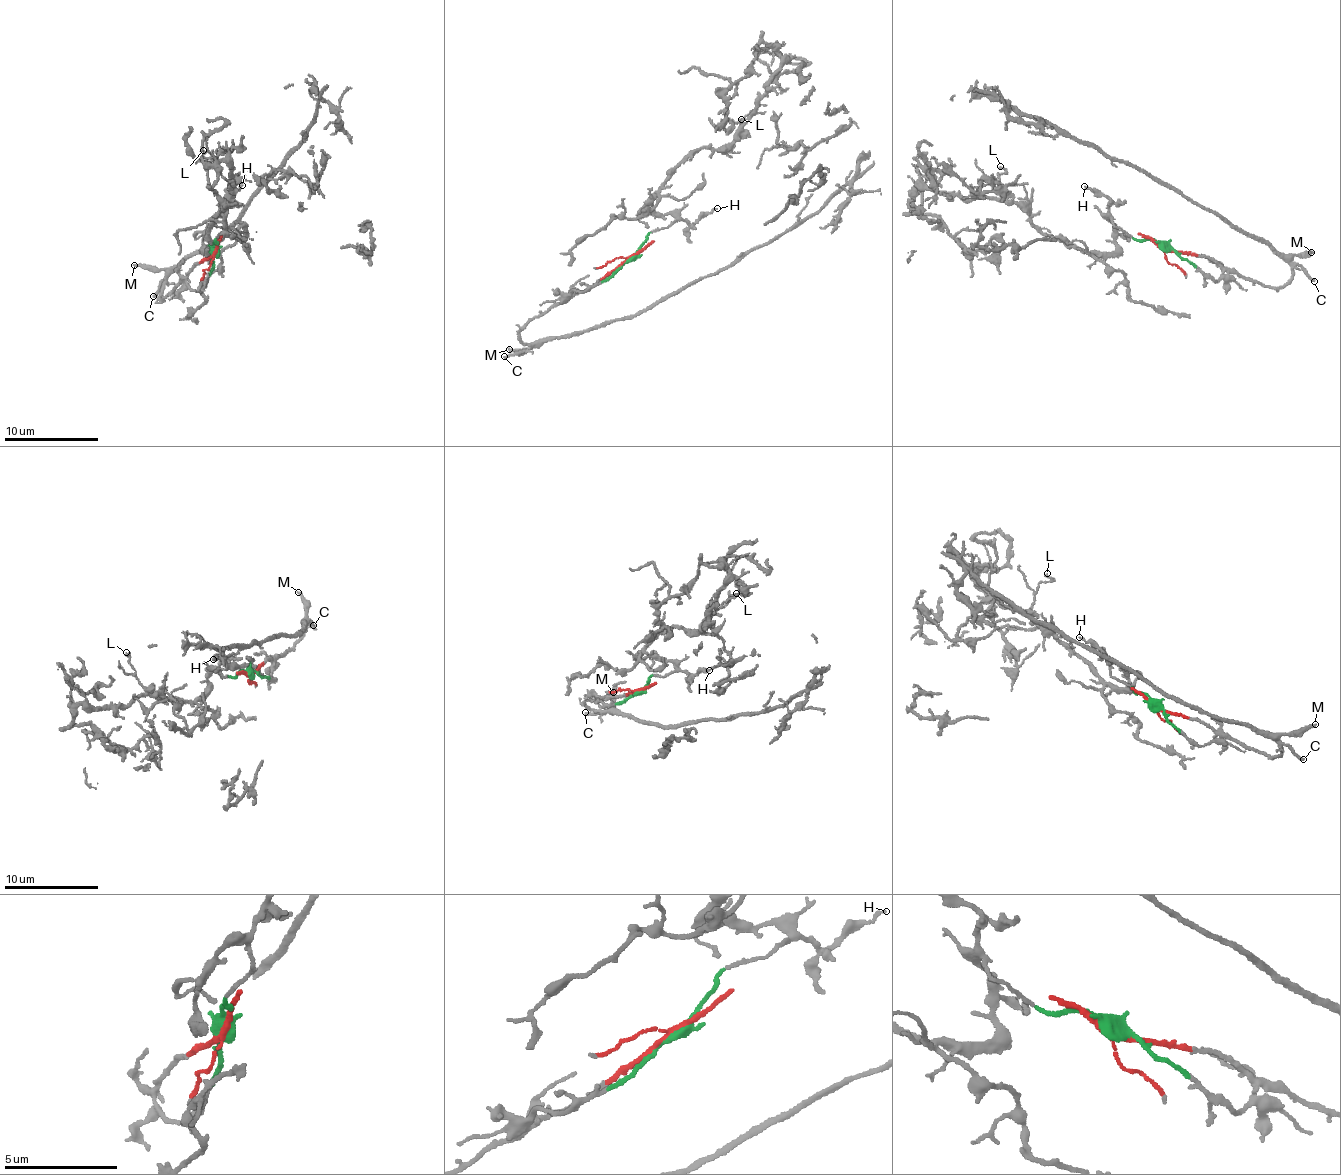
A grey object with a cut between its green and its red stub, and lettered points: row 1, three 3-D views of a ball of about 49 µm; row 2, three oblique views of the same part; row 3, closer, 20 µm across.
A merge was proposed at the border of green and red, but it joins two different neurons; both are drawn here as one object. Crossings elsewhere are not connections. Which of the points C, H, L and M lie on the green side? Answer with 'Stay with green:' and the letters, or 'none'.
Stay with green: H, L

